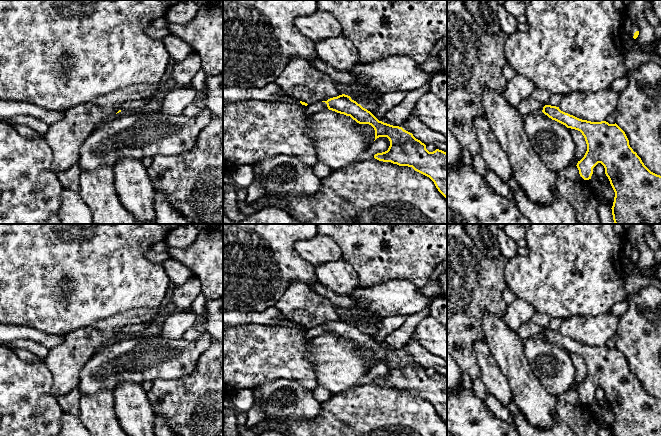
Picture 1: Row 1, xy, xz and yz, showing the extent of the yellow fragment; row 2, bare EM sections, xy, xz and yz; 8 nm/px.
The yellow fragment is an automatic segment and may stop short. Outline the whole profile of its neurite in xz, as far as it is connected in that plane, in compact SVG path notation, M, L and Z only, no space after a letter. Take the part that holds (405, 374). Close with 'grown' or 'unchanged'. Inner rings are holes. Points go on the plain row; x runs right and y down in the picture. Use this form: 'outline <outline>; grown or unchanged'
outline M342 318L322 325L329 334L350 340L359 348L369 348L375 354L375 364L387 361L390 370L387 375L377 377L374 382L399 390L412 391L415 395L429 401L438 415L447 423L447 377L436 373L429 376L426 369L402 351L379 345L370 335L363 332L350 320Z; unchanged

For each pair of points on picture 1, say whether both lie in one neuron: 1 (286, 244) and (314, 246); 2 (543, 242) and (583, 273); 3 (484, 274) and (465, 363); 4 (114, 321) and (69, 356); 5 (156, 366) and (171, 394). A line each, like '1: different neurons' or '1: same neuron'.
1: different neurons
2: same neuron
3: same neuron
4: same neuron
5: different neurons

